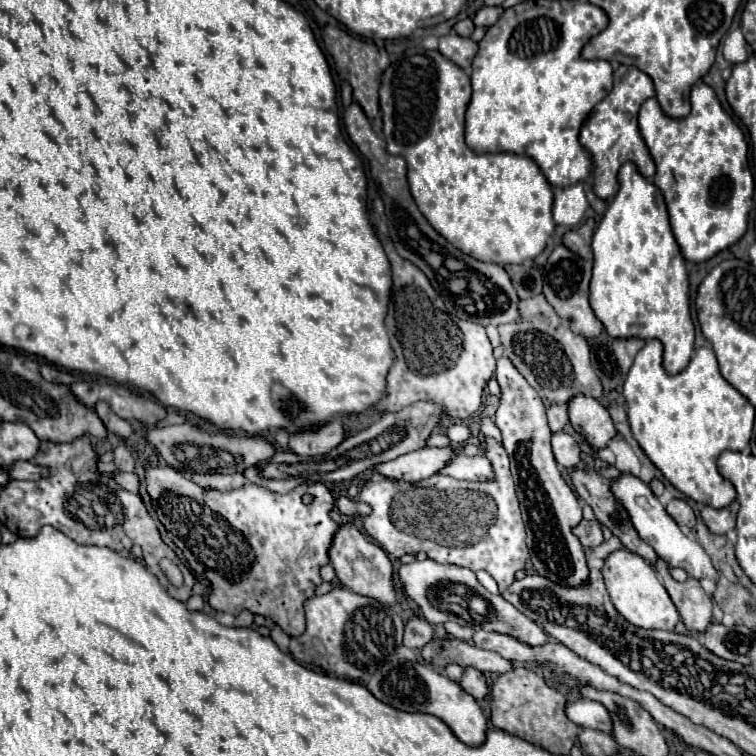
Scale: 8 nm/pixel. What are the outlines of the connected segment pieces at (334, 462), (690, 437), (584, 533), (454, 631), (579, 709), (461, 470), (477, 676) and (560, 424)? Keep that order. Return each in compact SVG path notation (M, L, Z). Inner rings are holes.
M415 402L399 412L387 412L377 422L373 422L369 428L347 436L337 448L333 448L329 454L323 456L309 456L303 458L291 450L279 450L269 462L261 462L257 466L251 466L245 470L245 478L251 484L265 486L273 492L289 492L295 486L303 482L343 482L351 480L355 474L373 468L377 462L385 462L391 458L397 458L401 454L419 450L425 446L427 436L437 426L439 418L445 416L439 406L433 406L433 402Z
M649 340L635 356L633 366L623 384L627 402L627 420L633 438L639 442L647 458L661 470L661 474L685 496L711 508L725 508L735 500L735 488L717 472L717 458L723 450L743 450L749 444L755 410L745 396L741 396L719 372L715 352L709 346L697 348L689 366L675 376L669 376L661 366L663 346L659 340Z
M581 520L575 528L573 528L573 534L579 538L581 546L583 548L589 548L589 546L599 546L603 542L603 526L599 520Z
M445 622L443 626L445 626L445 630L447 630L451 636L461 638L461 640L465 640L465 642L471 642L471 636L473 636L473 630L471 630L471 628L461 626L461 624L457 624L457 622Z
M579 698L575 702L567 702L565 706L565 714L571 722L583 726L583 728L593 728L593 730L601 730L601 732L611 732L611 718L609 712L605 710L605 706L601 706L599 702L593 700L585 700Z
M455 454L439 470L439 474L445 474L457 480L479 480L479 482L493 478L493 470L485 456L465 456L465 454Z
M465 668L465 676L461 678L461 688L467 694L471 694L475 700L483 700L489 692L485 676L479 670L473 670L473 668Z
M551 404L549 408L547 408L547 418L549 418L549 428L553 430L553 432L559 432L559 430L563 430L565 428L565 424L569 422L567 420L567 406L565 404Z

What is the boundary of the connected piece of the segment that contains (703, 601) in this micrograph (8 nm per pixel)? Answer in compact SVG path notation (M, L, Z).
M659 560L655 564L655 570L661 574L663 586L669 592L669 596L681 616L681 622L687 626L687 630L703 634L707 630L707 626L711 624L713 600L705 594L699 580L695 580L695 578L687 578L685 582L673 580L667 570L667 564L663 560Z

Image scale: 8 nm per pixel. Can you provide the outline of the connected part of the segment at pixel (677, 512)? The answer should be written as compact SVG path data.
M671 500L665 510L683 530L691 530L695 526L695 514L685 500Z

